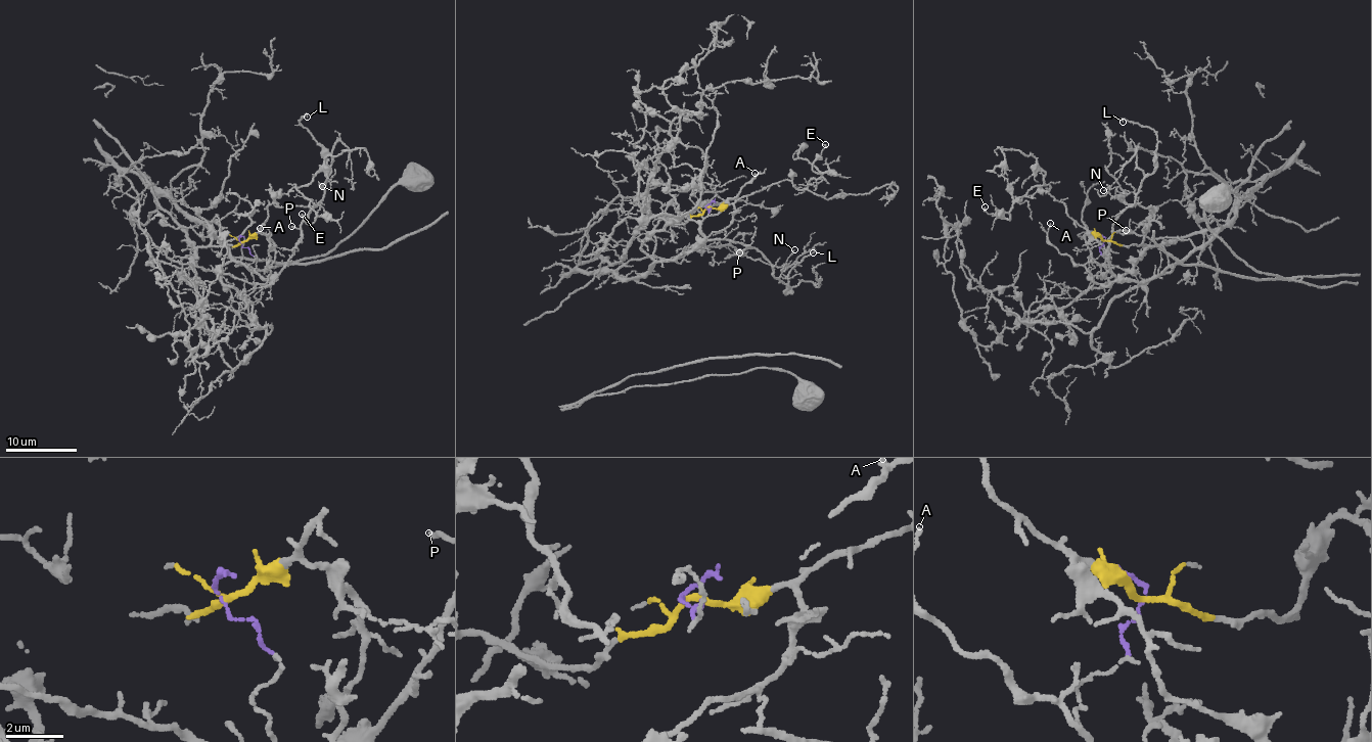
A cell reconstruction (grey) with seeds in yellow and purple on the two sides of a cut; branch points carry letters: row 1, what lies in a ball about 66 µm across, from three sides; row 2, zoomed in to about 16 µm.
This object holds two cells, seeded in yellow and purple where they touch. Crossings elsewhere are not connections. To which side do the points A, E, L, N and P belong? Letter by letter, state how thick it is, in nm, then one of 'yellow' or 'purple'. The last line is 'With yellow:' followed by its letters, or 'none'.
A: 110 nm | purple
E: 140 nm | yellow
L: 110 nm | purple
N: 90 nm | purple
P: 140 nm | purple
With yellow: E

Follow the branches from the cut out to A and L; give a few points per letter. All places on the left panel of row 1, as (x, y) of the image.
A: (241, 242), (254, 257), (248, 268), (253, 272), (255, 282), (266, 283), (270, 246), (260, 227)
L: (241, 242), (257, 283), (271, 284), (329, 171), (327, 150), (299, 121), (308, 118)

